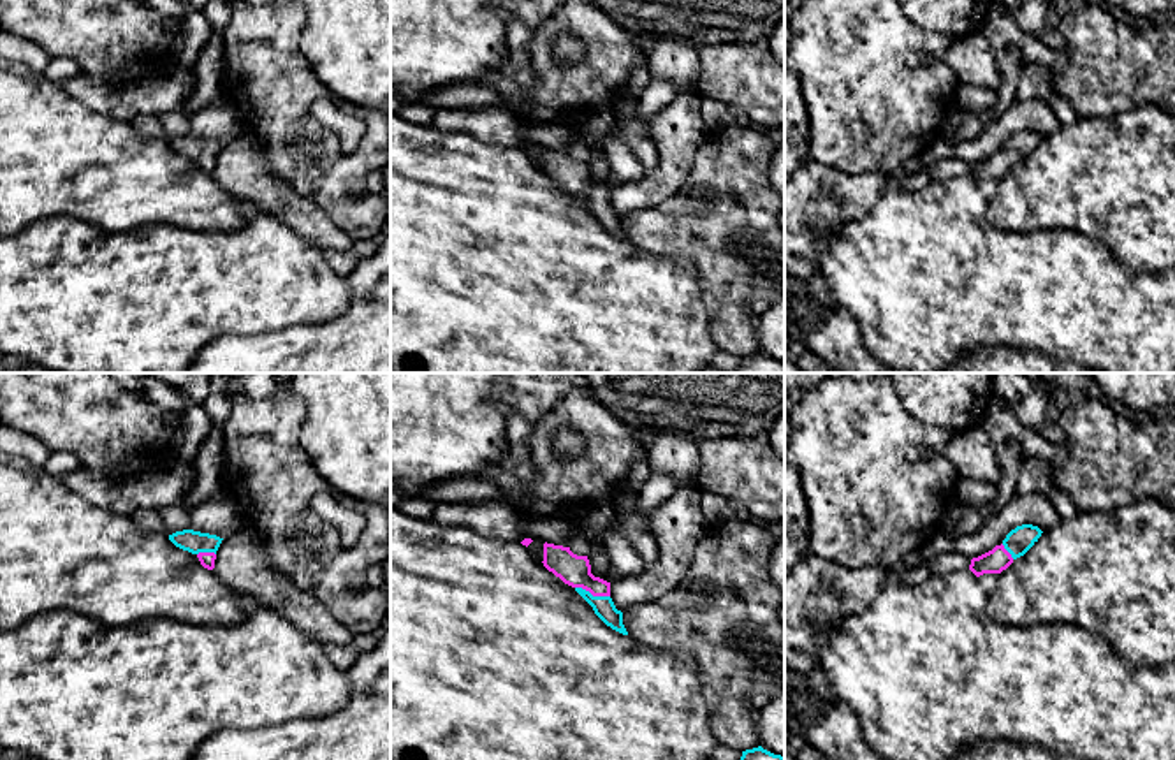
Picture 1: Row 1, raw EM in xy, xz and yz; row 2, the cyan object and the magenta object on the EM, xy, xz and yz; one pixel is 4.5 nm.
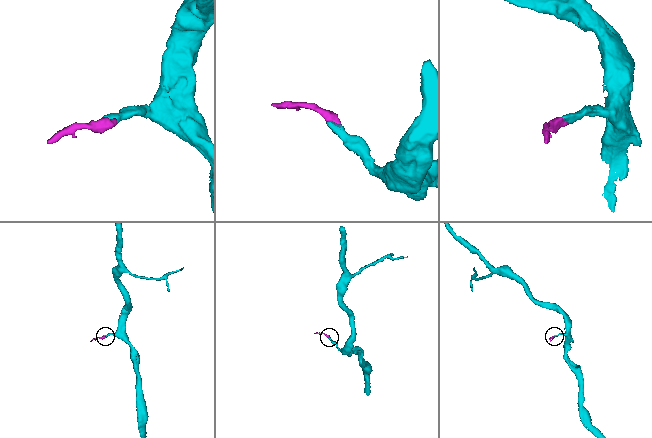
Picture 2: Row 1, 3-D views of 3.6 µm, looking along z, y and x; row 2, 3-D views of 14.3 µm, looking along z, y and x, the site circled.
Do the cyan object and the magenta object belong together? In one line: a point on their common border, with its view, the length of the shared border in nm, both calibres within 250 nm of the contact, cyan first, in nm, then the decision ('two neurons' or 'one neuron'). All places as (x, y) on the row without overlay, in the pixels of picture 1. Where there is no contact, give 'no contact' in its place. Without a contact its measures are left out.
xz (591, 201) | 170 nm | 100/140 nm | one neuron

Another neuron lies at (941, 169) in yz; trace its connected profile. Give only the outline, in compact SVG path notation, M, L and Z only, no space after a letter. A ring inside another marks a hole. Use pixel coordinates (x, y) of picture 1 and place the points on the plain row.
M938 158L936 162L927 165L927 172L932 181L945 181L967 176L971 171L971 164L962 158Z

